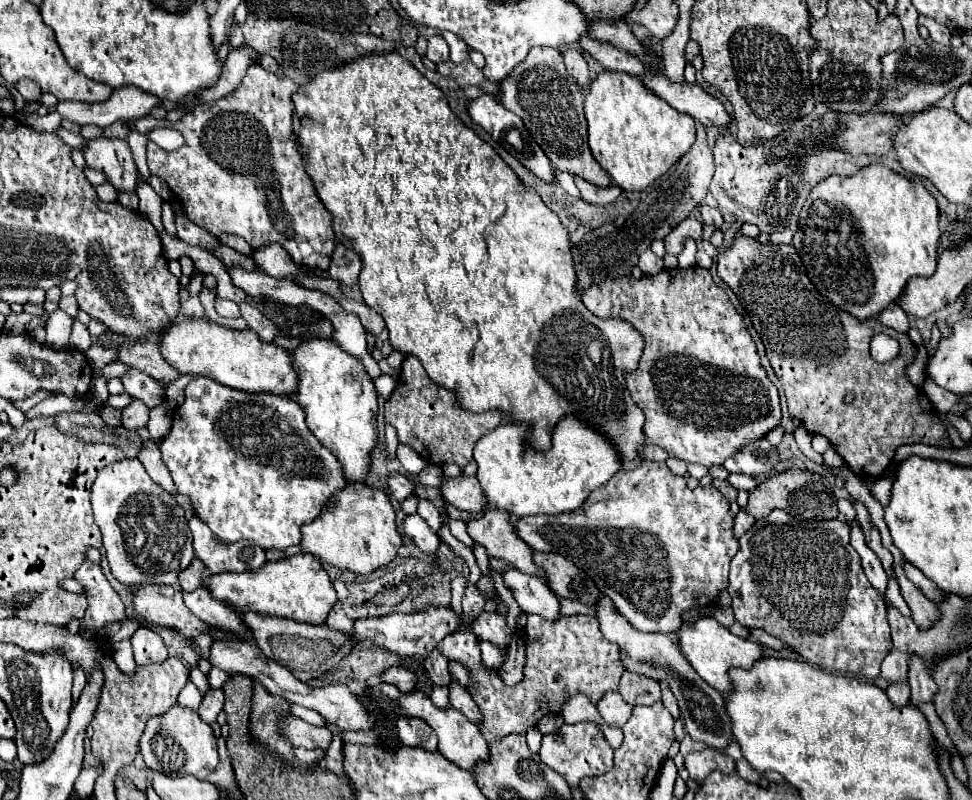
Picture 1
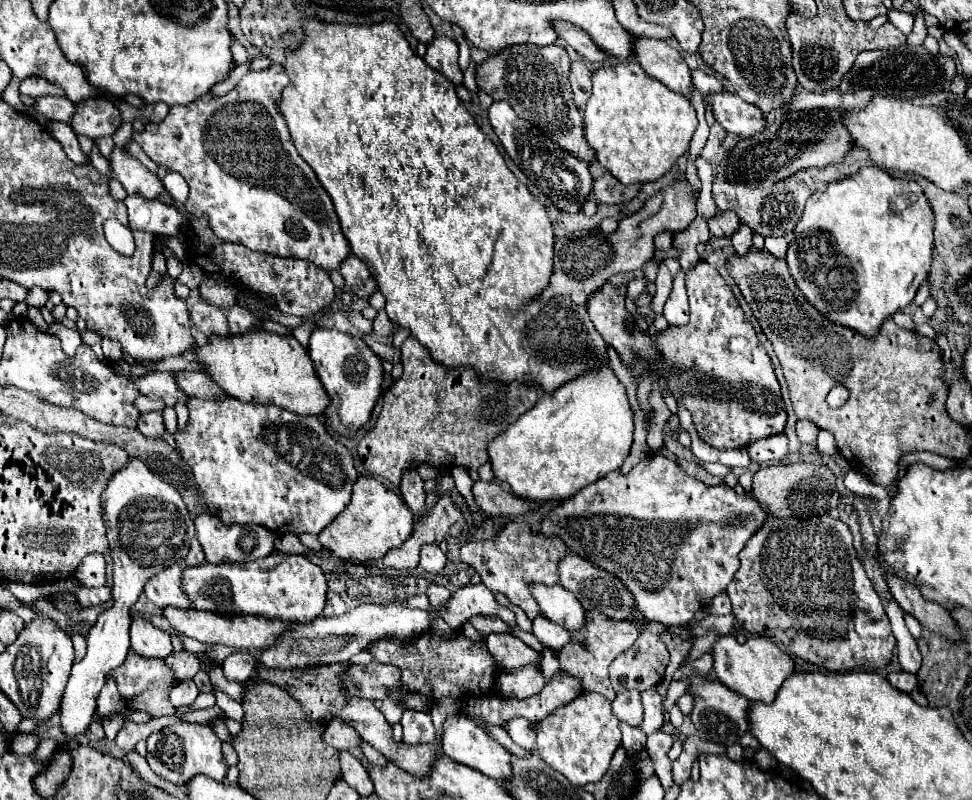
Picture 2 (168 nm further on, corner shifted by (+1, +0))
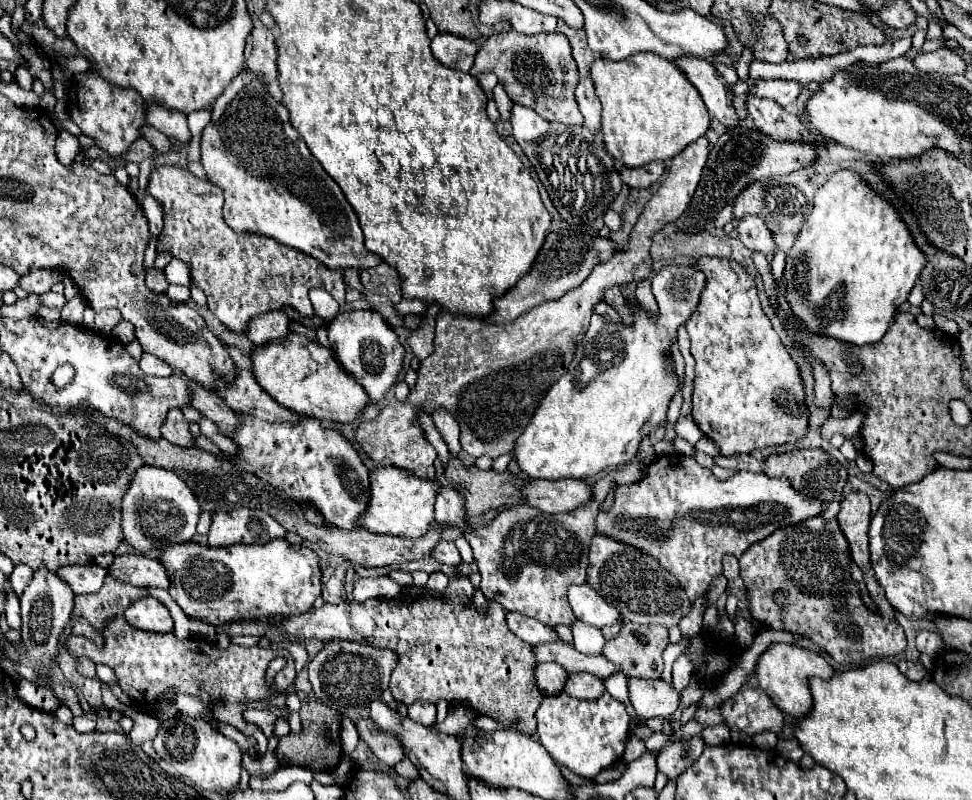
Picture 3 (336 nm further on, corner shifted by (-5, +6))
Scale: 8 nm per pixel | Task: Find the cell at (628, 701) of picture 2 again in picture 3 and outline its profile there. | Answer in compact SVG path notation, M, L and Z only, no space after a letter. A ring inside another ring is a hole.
M628 679L628 693L630 703L638 717L652 719L652 717L668 717L672 715L680 705L678 691L664 683L664 681L652 681L652 679Z

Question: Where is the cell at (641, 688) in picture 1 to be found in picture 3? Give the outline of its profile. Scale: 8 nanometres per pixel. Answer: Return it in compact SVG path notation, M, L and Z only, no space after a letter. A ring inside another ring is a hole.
M622 623L622 633L614 641L606 641L602 655L608 661L620 667L626 677L640 677L640 679L660 679L662 673L662 651L668 645L668 629L662 625L636 625L636 623Z

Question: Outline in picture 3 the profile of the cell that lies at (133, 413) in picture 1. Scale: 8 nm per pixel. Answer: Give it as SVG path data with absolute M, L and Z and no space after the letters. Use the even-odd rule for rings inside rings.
M170 409L166 415L166 421L162 425L162 437L176 445L194 445L194 439L188 431L188 421L184 419L180 409Z

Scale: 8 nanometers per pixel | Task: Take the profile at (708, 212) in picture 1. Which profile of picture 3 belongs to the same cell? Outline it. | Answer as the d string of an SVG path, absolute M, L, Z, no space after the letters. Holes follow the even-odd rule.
M754 215L742 217L736 225L736 231L738 231L738 239L752 251L760 251L768 255L770 251L776 249L772 233L768 231L768 227L760 217L754 217Z

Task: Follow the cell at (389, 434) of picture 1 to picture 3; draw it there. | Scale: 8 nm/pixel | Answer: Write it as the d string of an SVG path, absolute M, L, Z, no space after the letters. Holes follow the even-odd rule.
M630 461L628 465L624 465L624 469L618 471L610 471L606 477L602 477L600 481L596 481L592 485L592 499L568 513L542 513L534 507L528 505L516 505L516 507L508 507L502 513L496 515L496 519L490 523L490 529L486 527L474 527L470 529L466 525L466 517L462 513L462 499L458 497L458 493L452 487L440 487L438 495L436 495L436 503L434 503L434 517L438 523L448 523L450 527L462 527L464 529L464 539L470 543L472 551L474 551L474 559L478 563L478 571L482 575L482 583L480 589L484 593L486 599L500 603L506 611L518 611L522 615L534 617L550 627L562 623L562 625L572 625L576 621L568 601L566 601L566 587L572 583L586 583L586 567L588 567L588 547L590 547L590 539L594 535L594 517L600 509L600 505L604 503L604 499L608 497L612 485L626 485L626 483L634 483L640 479L644 467L636 461Z

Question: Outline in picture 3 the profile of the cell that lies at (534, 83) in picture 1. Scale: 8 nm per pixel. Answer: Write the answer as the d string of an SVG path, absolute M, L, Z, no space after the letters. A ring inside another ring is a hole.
M500 31L484 41L476 53L472 75L494 73L514 103L522 103L534 109L546 121L558 121L564 125L584 125L584 117L574 99L578 83L578 69L572 57L572 47L562 33L524 35L518 31Z

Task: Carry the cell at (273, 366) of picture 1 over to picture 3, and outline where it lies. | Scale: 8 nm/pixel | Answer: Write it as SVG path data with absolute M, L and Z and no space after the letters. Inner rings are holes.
M290 333L286 339L258 345L250 353L250 361L258 385L276 403L294 413L318 417L320 421L352 423L368 405L366 391L342 371L342 367L334 361L332 351L320 343L308 341L304 335Z

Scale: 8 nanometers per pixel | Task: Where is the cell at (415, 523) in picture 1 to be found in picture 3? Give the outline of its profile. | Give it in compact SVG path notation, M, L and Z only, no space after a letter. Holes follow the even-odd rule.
M440 541L440 543L432 549L430 555L432 555L438 563L444 563L444 565L458 565L458 563L462 563L456 545L454 545L454 543L448 543L448 541Z

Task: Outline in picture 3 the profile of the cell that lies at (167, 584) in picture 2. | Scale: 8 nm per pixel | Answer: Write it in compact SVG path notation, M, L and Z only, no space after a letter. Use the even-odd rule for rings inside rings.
M146 555L116 557L112 567L108 569L108 575L114 581L128 583L134 587L158 587L166 591L170 589L170 577L164 565Z

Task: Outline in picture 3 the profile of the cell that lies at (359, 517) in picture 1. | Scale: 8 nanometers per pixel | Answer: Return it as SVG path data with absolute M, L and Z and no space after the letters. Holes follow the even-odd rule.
M378 467L370 471L370 501L358 521L358 529L376 535L420 537L422 533L426 533L430 523L434 523L436 489L436 481L412 477L412 473L406 473L402 469Z

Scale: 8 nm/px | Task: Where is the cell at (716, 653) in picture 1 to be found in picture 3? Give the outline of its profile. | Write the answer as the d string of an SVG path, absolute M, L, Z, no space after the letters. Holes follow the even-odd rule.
M772 643L756 661L756 669L754 669L754 677L758 681L758 687L772 699L772 703L784 711L790 717L800 717L804 713L810 711L812 705L812 697L806 685L808 677L822 677L828 679L830 675L834 675L832 667L824 661L824 657L820 657L814 651L808 651L800 645L788 645L788 643Z

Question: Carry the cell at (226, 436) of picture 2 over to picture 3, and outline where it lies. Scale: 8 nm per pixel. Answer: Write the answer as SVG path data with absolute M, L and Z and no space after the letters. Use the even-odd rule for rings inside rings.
M238 415L238 429L230 435L238 451L234 457L224 451L216 457L228 461L234 469L256 475L260 481L278 487L298 503L310 503L326 521L340 529L356 527L358 517L368 505L370 481L368 469L352 443L332 427L326 427L316 417L298 417L296 423L268 423L252 415Z

